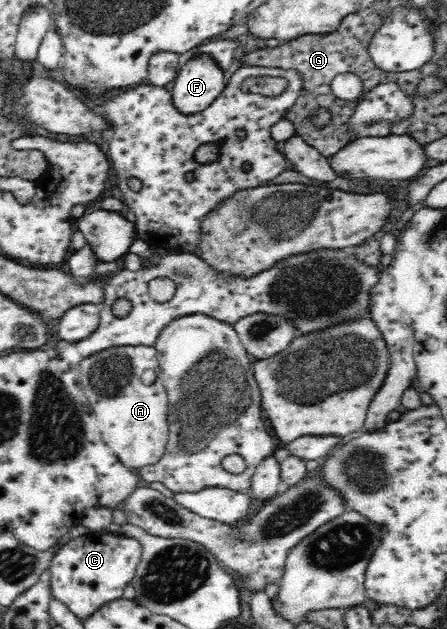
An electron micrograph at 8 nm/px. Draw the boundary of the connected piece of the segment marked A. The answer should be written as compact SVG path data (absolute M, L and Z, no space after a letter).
M120 345L96 351L79 362L80 382L90 399L92 409L112 432L116 432L116 442L110 442L110 448L120 461L131 469L138 470L143 466L155 465L167 451L171 426L168 422L169 400L159 374L160 361L155 345Z

